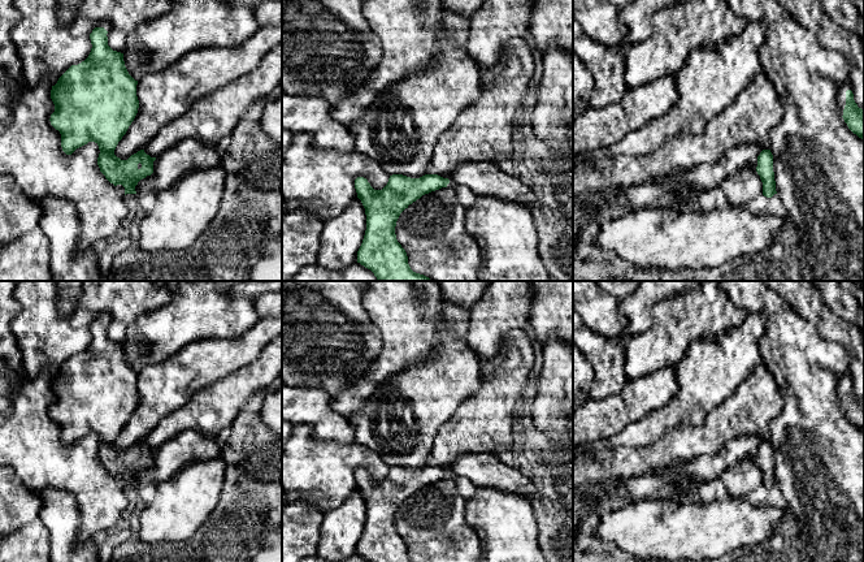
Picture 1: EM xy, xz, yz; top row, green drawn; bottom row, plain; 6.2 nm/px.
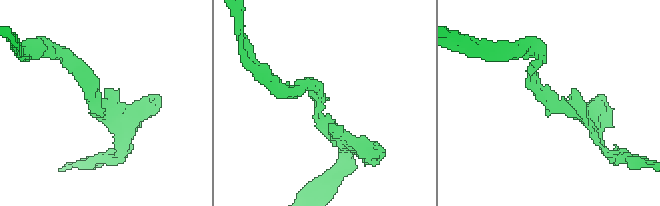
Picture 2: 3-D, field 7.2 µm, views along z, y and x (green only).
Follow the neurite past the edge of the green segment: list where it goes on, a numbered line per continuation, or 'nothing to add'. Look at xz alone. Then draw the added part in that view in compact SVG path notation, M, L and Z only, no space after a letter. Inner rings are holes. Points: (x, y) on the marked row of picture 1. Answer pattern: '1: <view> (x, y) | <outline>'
nothing to add

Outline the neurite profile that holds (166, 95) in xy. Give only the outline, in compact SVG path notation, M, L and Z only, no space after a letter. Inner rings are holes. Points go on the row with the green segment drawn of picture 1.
M282 23L260 26L243 44L234 47L205 47L181 57L166 70L149 73L136 85L138 113L118 142L114 155L127 160L153 139L168 124L183 116L203 96L218 91L257 68L264 56L282 43Z

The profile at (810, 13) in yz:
M774 0L799 25L811 30L820 44L841 53L848 66L854 100L864 109L864 43L860 36L835 23L824 10L820 0Z

